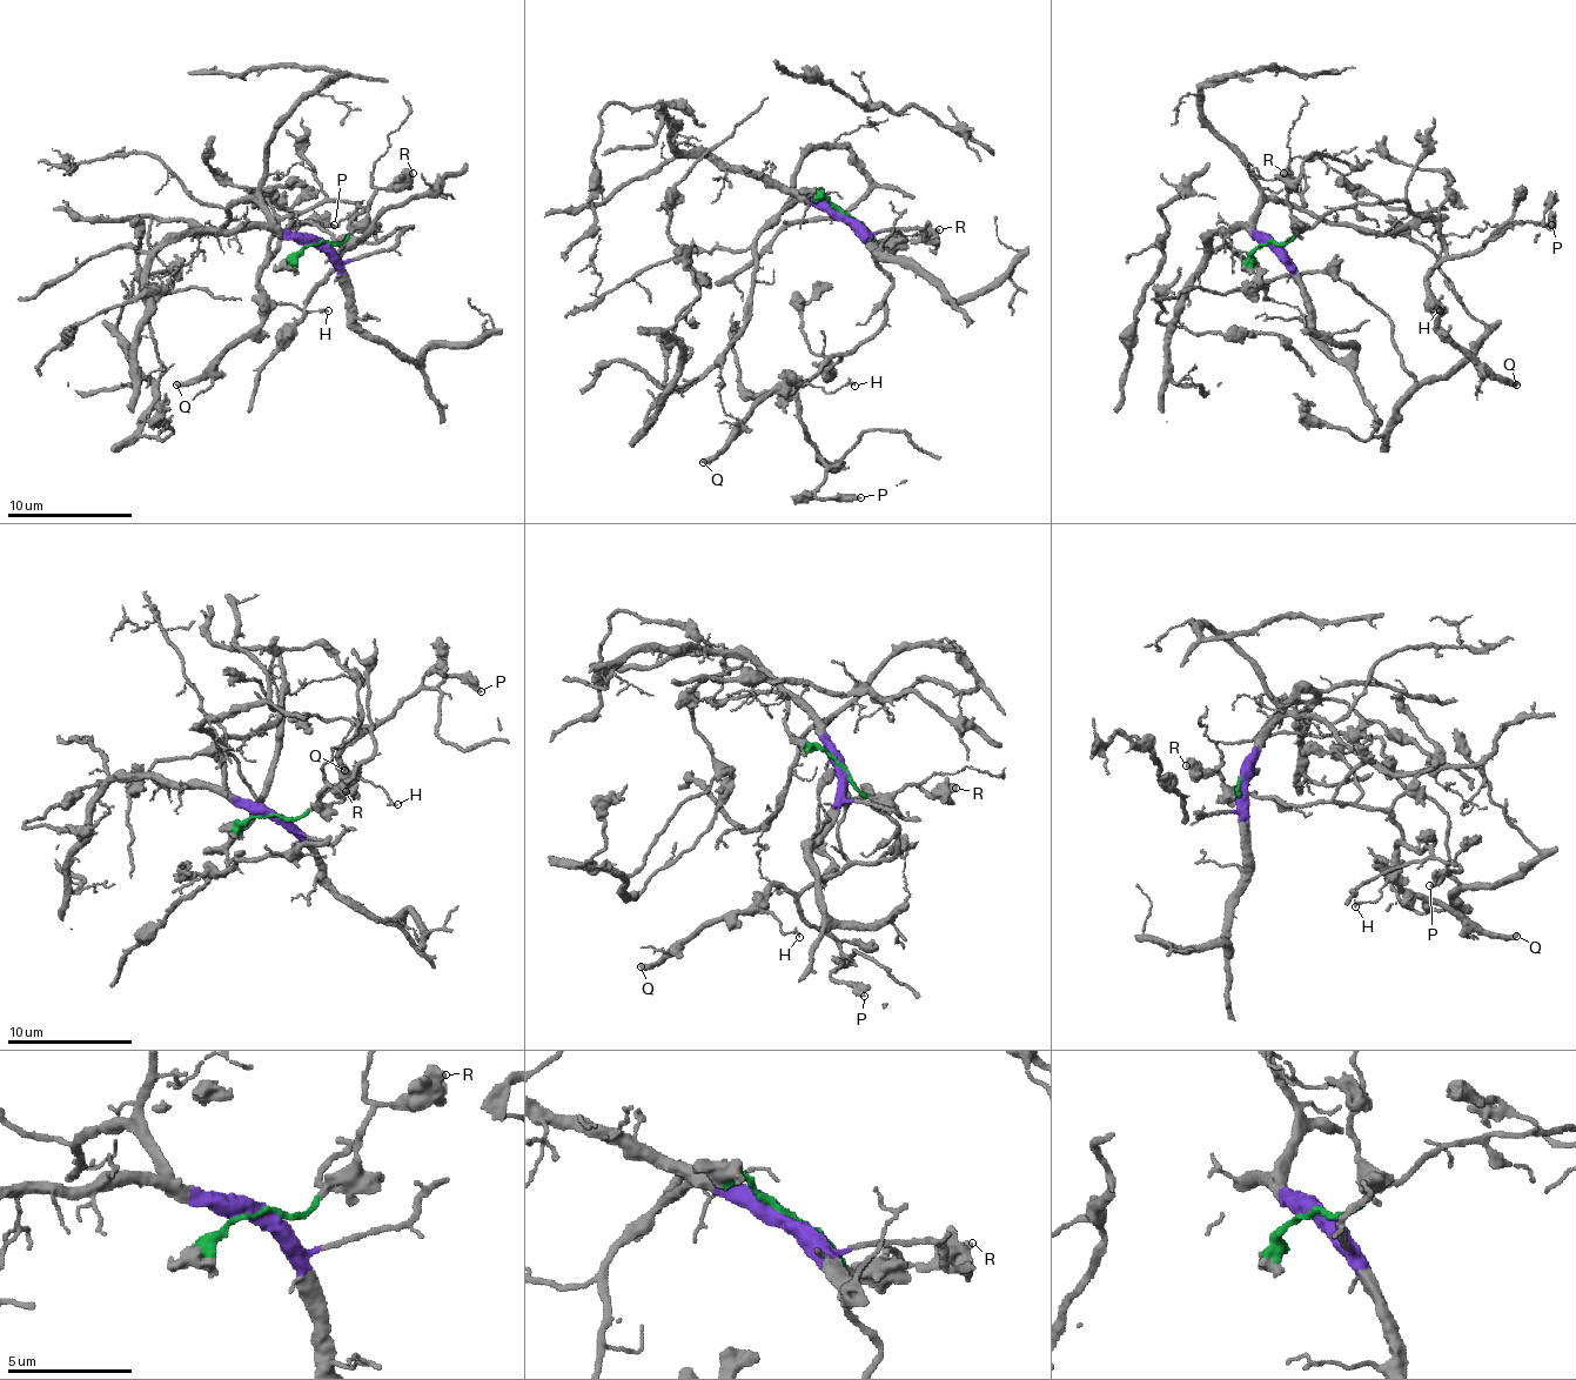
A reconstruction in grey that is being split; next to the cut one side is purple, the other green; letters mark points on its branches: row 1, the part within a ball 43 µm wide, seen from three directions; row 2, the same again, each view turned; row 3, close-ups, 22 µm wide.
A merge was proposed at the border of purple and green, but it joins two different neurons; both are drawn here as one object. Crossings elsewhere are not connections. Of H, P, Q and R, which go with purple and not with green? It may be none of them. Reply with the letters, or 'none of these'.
none of these

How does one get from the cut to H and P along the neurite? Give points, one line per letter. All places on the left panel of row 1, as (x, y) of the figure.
H: (320, 245), (339, 245), (366, 210), (344, 201), (288, 213), (269, 241), (260, 288), (276, 303), (329, 310)
P: (320, 245), (339, 245), (366, 210), (326, 201), (288, 213), (269, 254), (294, 222), (288, 226), (335, 226)

